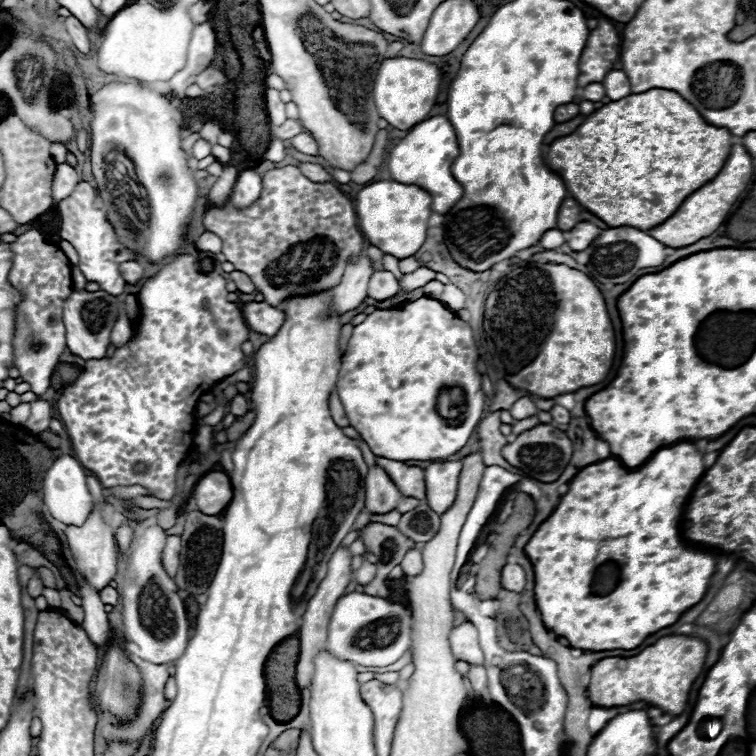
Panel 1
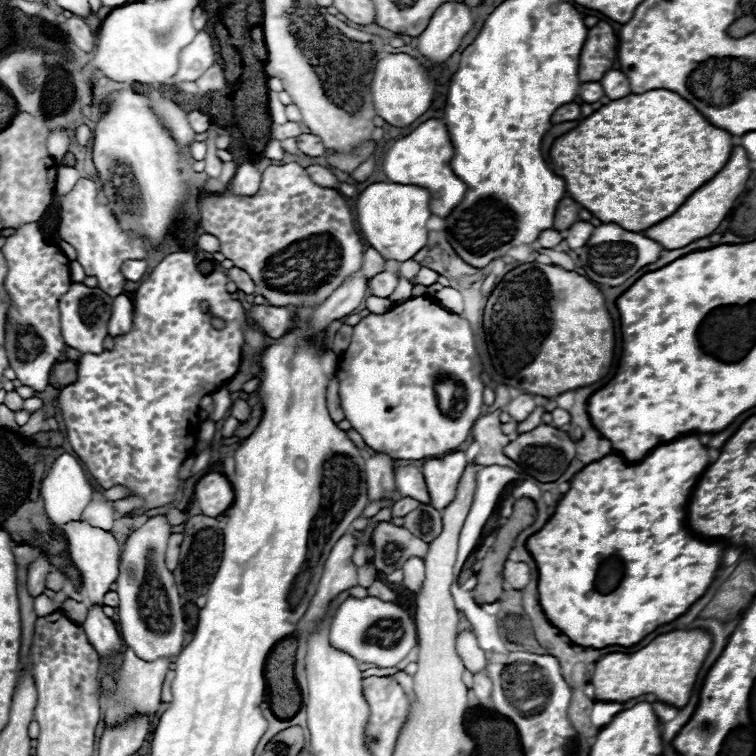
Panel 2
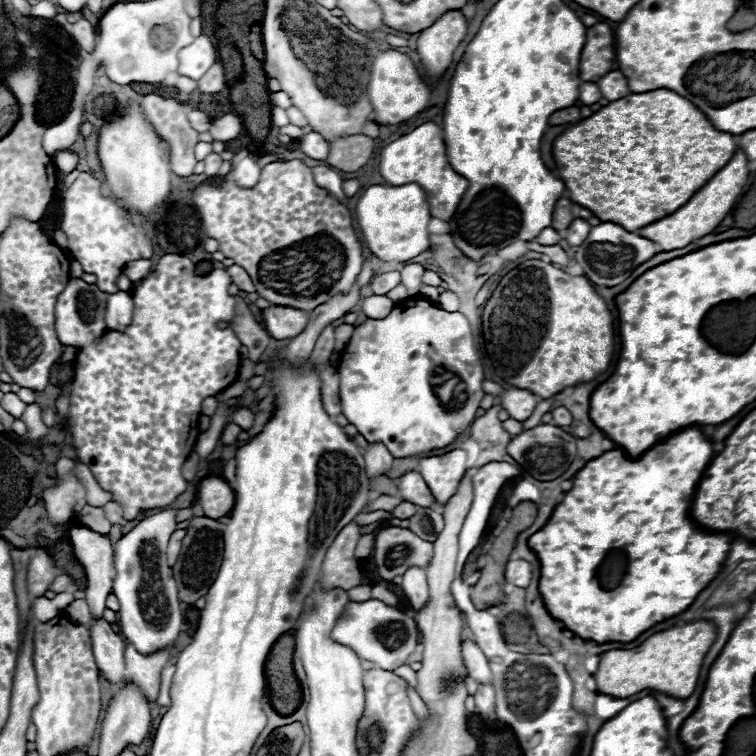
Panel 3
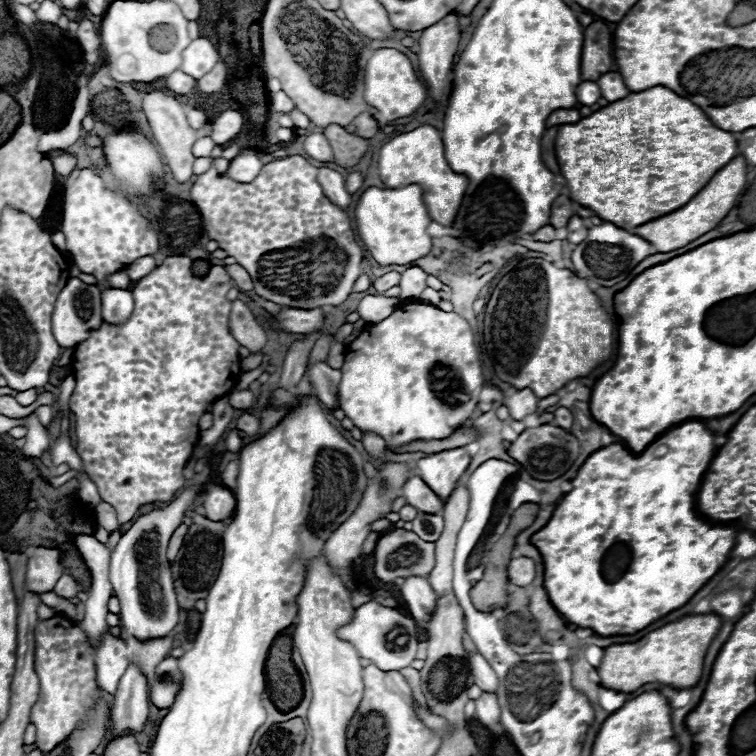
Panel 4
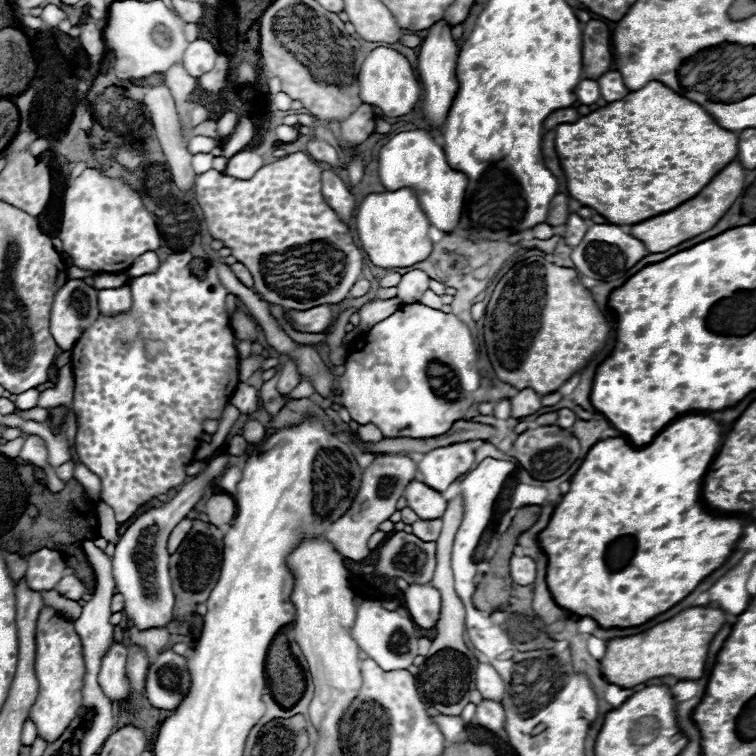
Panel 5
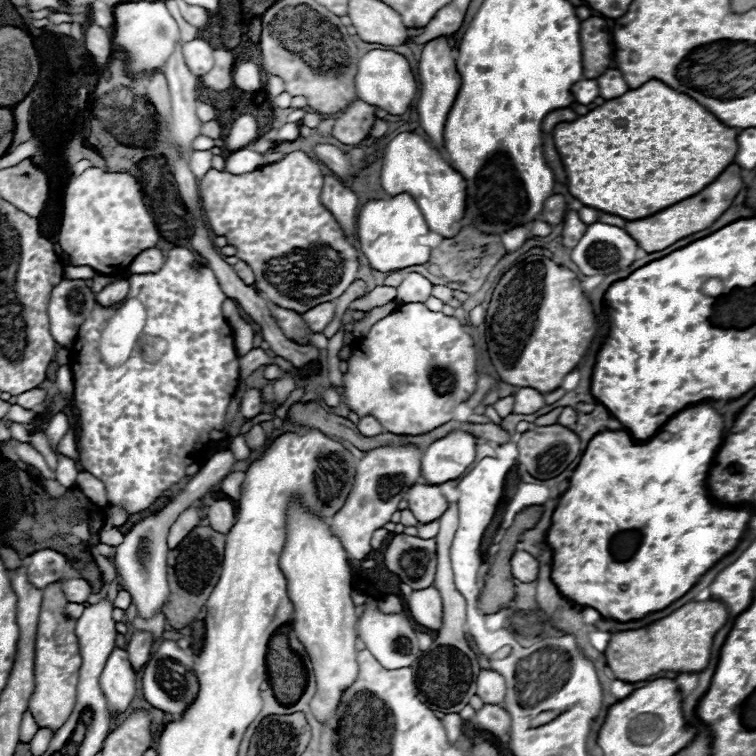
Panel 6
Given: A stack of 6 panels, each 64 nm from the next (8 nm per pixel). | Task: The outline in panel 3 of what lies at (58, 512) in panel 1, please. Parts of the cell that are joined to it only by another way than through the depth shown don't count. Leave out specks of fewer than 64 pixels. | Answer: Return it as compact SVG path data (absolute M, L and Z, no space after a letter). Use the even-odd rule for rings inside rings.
M60 458L54 468L56 468L58 484L54 488L44 490L44 502L50 522L62 524L68 522L72 516L76 516L86 506L86 490L70 474L74 468L72 460Z

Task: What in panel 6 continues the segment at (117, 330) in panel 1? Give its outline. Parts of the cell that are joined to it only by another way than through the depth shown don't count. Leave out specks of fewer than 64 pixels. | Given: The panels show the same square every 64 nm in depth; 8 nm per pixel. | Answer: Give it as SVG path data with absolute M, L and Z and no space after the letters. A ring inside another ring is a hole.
M118 278L114 282L110 282L108 286L104 286L98 294L96 294L96 300L102 304L102 306L112 306L120 300L124 300L128 294L128 278Z

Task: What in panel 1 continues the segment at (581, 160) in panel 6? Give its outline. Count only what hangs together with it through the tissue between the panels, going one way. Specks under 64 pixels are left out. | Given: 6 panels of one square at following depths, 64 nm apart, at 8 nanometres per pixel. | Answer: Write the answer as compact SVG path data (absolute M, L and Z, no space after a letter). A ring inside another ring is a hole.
M652 88L648 92L630 94L622 100L610 102L586 116L572 134L550 144L546 162L550 170L564 180L570 196L608 226L650 230L670 218L692 192L710 182L722 170L730 148L732 134L726 128L708 124L680 94L664 88Z

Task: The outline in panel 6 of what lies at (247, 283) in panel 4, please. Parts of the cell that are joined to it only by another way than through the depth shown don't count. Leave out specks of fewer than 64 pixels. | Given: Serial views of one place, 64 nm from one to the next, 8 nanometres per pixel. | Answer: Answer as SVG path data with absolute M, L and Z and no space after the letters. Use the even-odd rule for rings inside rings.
M240 260L238 264L234 264L234 270L236 270L236 274L240 276L242 282L248 282L248 286L254 284L254 272L252 272L252 268L244 260Z

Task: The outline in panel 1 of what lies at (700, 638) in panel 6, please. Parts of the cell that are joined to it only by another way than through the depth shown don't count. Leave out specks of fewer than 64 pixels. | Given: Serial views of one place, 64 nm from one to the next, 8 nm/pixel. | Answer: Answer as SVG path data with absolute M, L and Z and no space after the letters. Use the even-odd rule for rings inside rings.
M672 634L658 638L652 646L644 648L640 654L630 658L602 658L592 666L590 678L590 702L594 706L626 706L638 700L646 700L664 712L678 716L688 706L688 696L694 680L702 672L708 654L708 644L694 636Z

